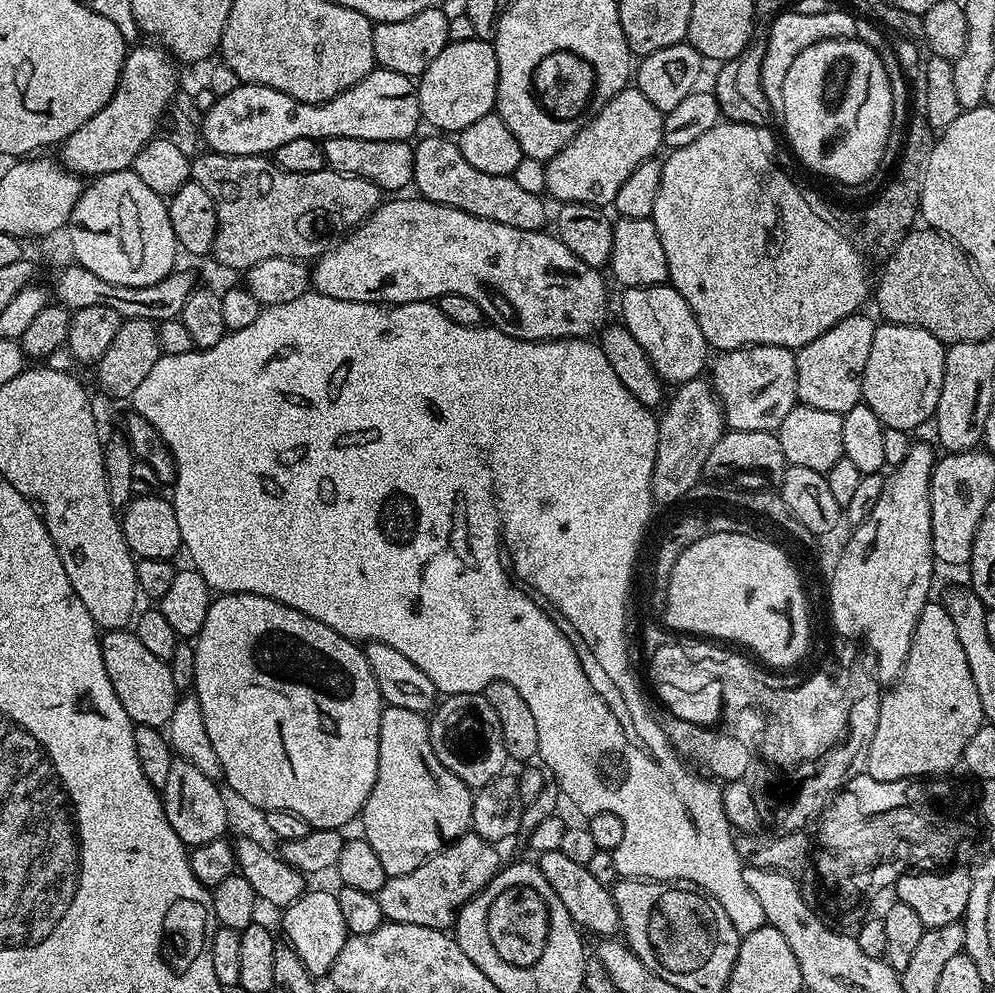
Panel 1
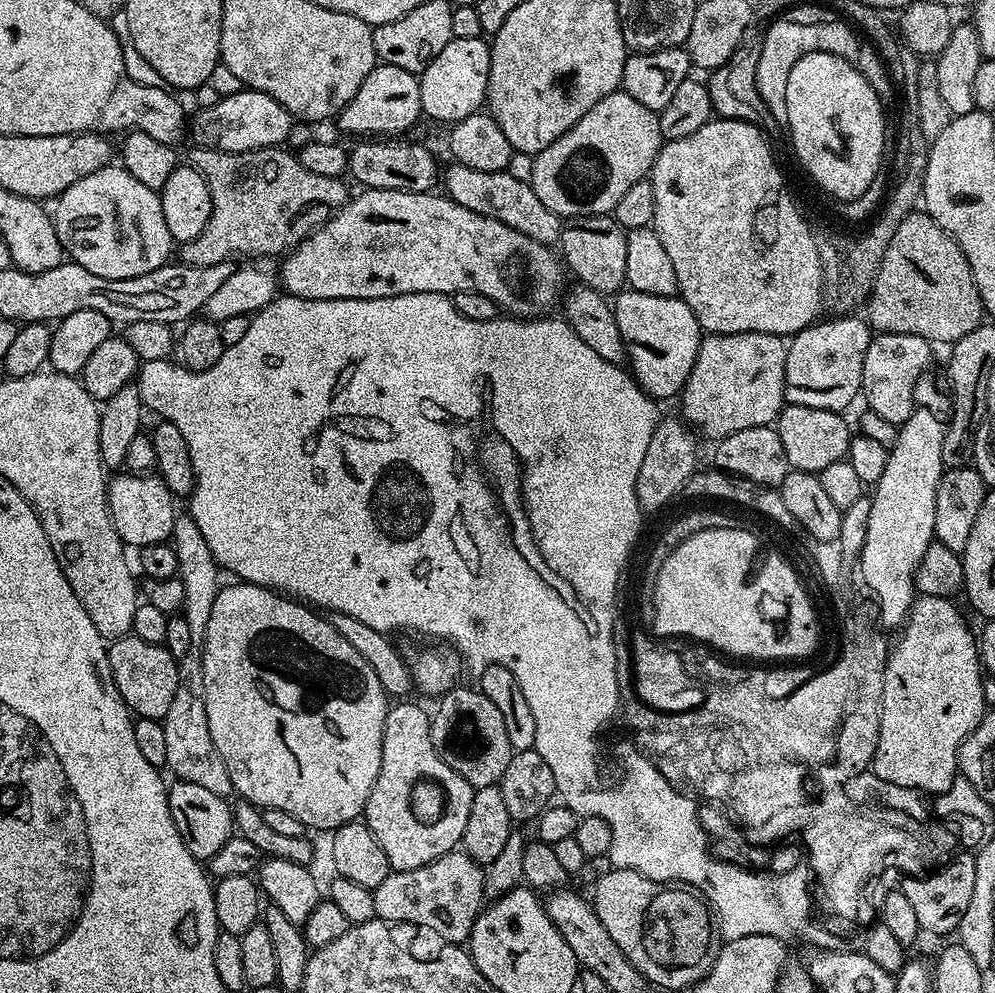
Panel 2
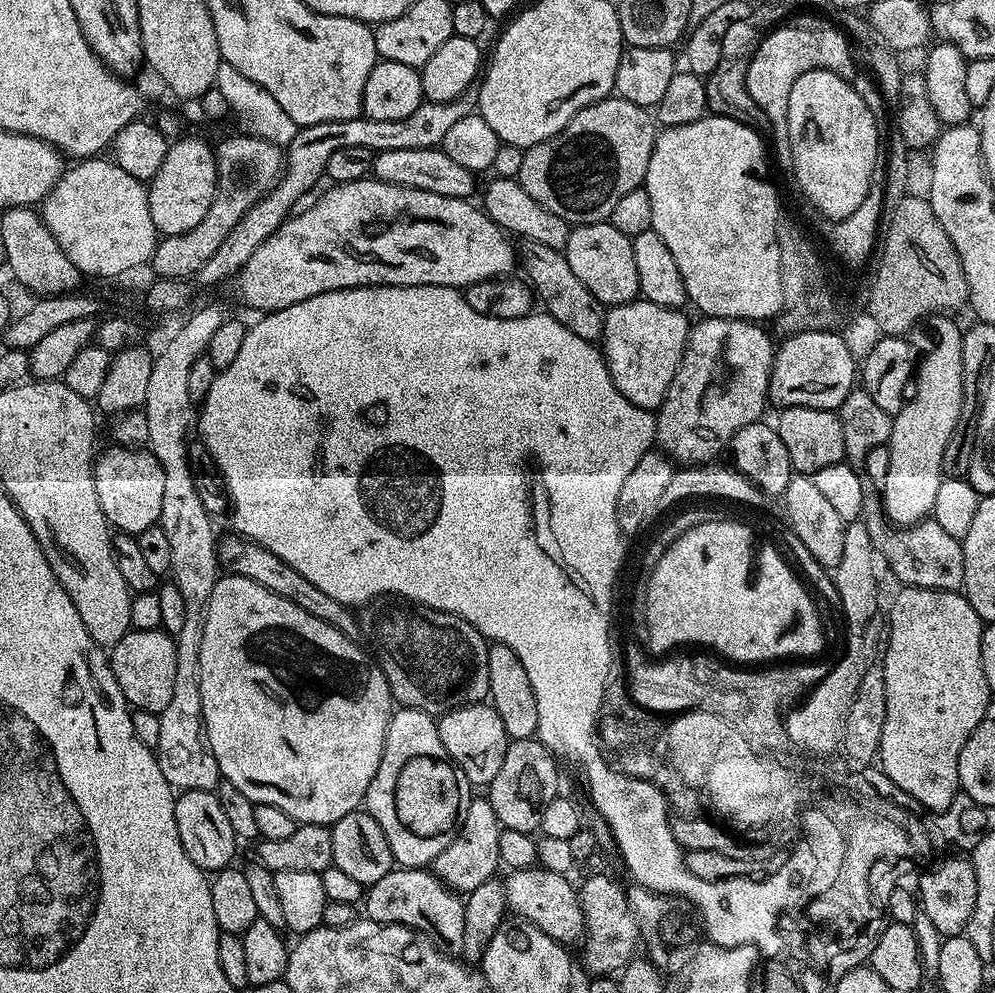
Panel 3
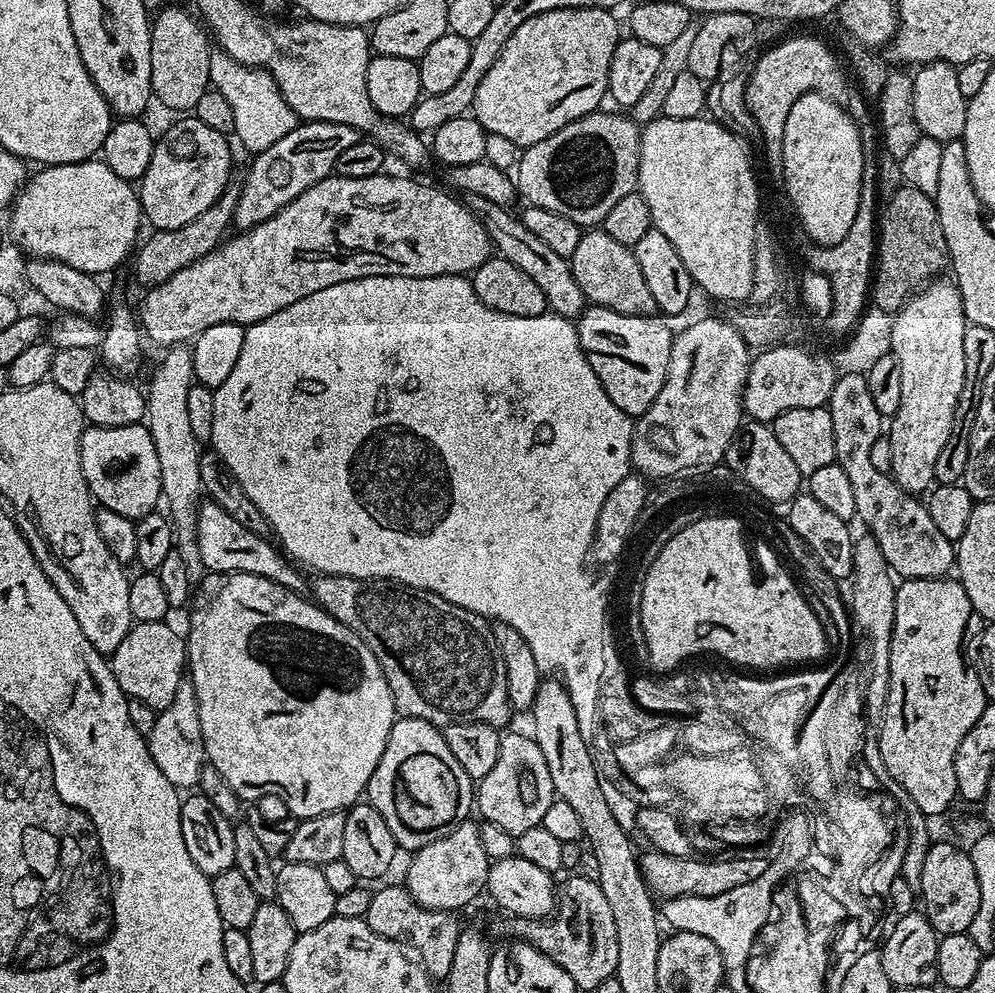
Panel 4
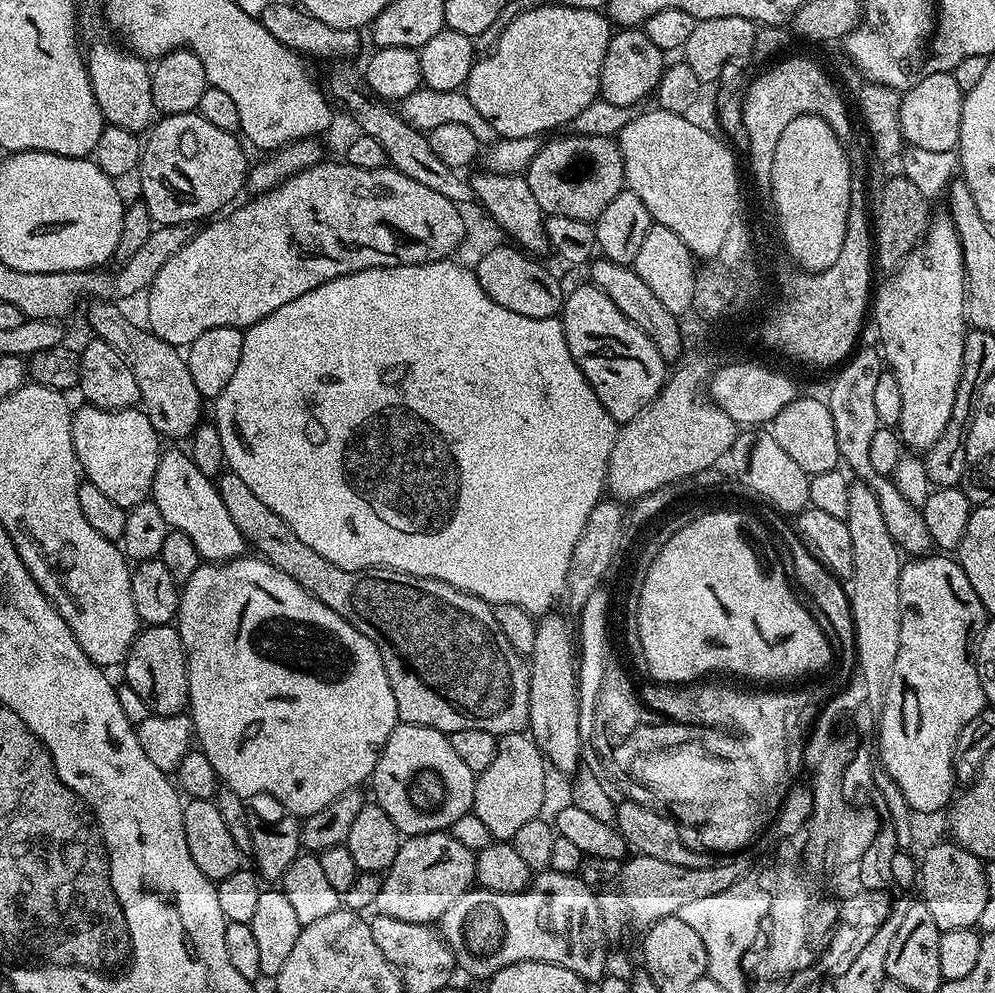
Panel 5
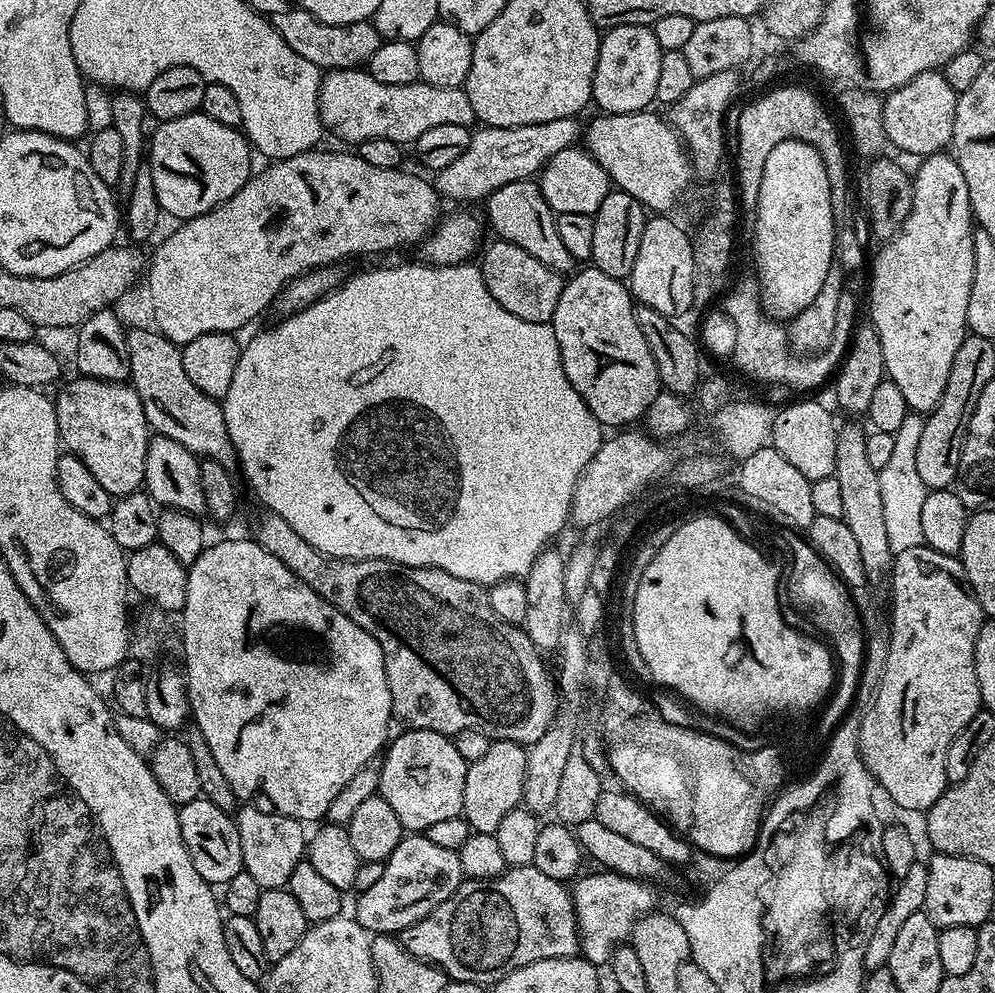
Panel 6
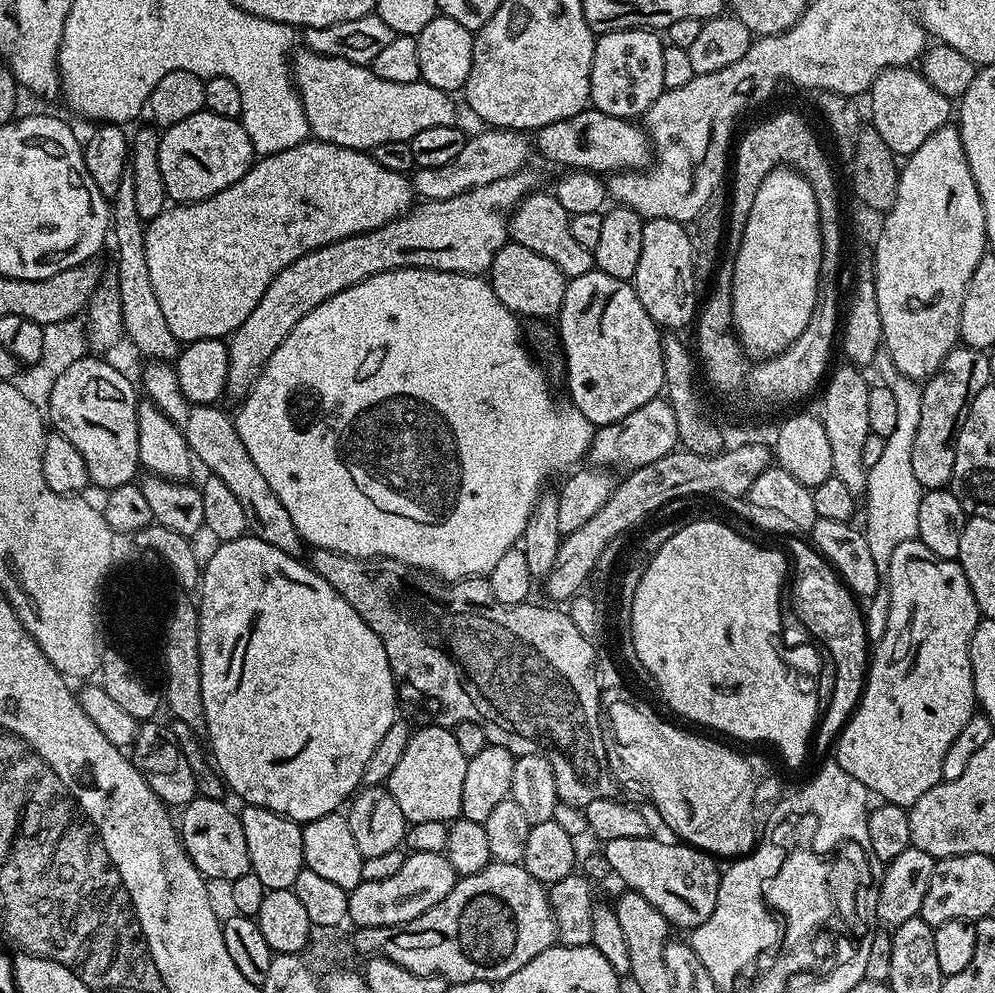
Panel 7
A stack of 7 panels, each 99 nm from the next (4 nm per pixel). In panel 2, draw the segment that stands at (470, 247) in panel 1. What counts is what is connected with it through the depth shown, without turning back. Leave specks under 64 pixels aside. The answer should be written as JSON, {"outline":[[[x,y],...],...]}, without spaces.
{"outline":[[[364,188],[360,193],[353,195],[348,203],[342,205],[336,214],[321,224],[316,231],[307,236],[304,241],[296,245],[279,261],[278,284],[287,295],[306,298],[307,300],[369,300],[370,298],[390,298],[398,294],[418,294],[419,292],[443,292],[455,294],[458,292],[477,292],[486,294],[505,313],[516,318],[536,318],[544,312],[552,303],[559,301],[562,296],[560,283],[566,277],[565,269],[558,259],[557,253],[547,244],[539,244],[526,234],[518,234],[518,230],[510,230],[502,222],[494,218],[486,218],[482,214],[474,214],[474,210],[466,210],[466,206],[458,206],[458,202],[448,199],[447,195],[431,192],[403,192],[402,190],[382,190],[381,188]]]}

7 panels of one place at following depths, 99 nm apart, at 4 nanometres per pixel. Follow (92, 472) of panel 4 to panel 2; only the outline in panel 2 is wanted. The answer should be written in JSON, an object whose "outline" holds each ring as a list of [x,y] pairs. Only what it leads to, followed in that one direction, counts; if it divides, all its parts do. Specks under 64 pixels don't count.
{"outline":[[[116,474],[113,476],[116,477],[111,477],[108,485],[108,509],[120,541],[133,550],[171,541],[172,527],[178,515],[177,501],[159,475]]]}

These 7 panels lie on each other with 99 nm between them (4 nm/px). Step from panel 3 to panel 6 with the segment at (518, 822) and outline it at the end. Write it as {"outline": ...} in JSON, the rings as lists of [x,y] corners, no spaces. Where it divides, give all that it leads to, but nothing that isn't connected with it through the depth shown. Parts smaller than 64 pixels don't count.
{"outline":[[[492,740],[483,758],[468,765],[466,786],[462,790],[462,813],[472,832],[495,834],[502,818],[510,810],[521,807],[524,799],[524,771],[528,761],[528,748],[509,740]]]}

